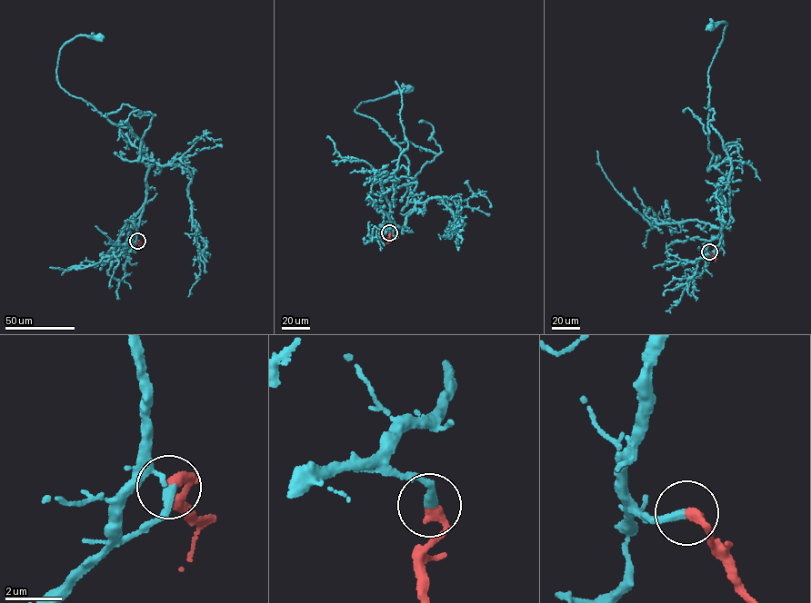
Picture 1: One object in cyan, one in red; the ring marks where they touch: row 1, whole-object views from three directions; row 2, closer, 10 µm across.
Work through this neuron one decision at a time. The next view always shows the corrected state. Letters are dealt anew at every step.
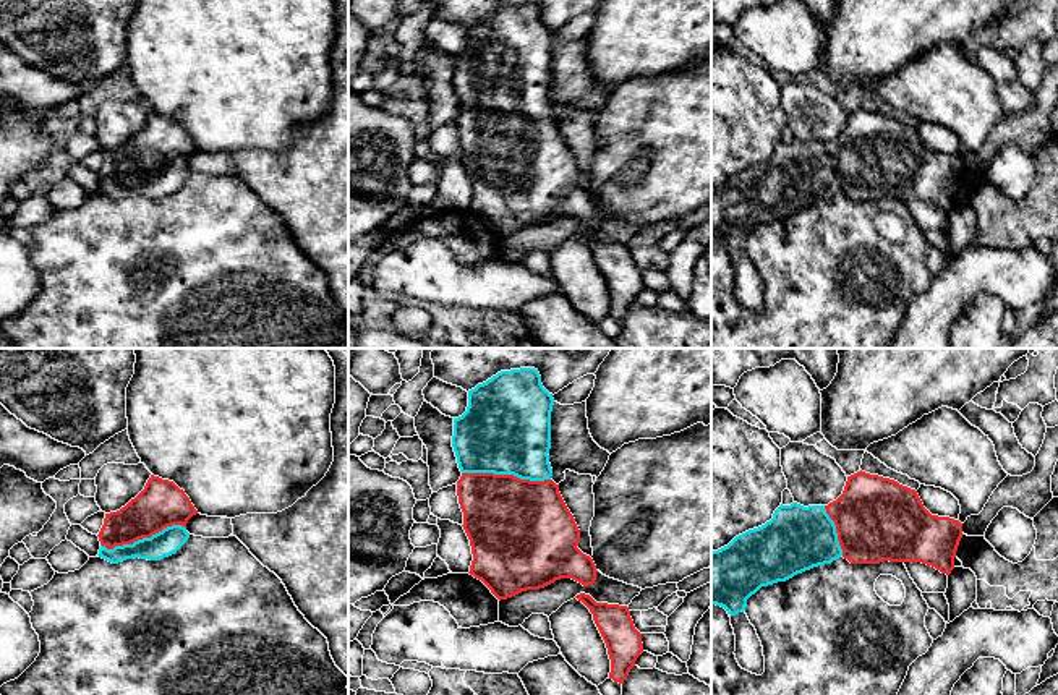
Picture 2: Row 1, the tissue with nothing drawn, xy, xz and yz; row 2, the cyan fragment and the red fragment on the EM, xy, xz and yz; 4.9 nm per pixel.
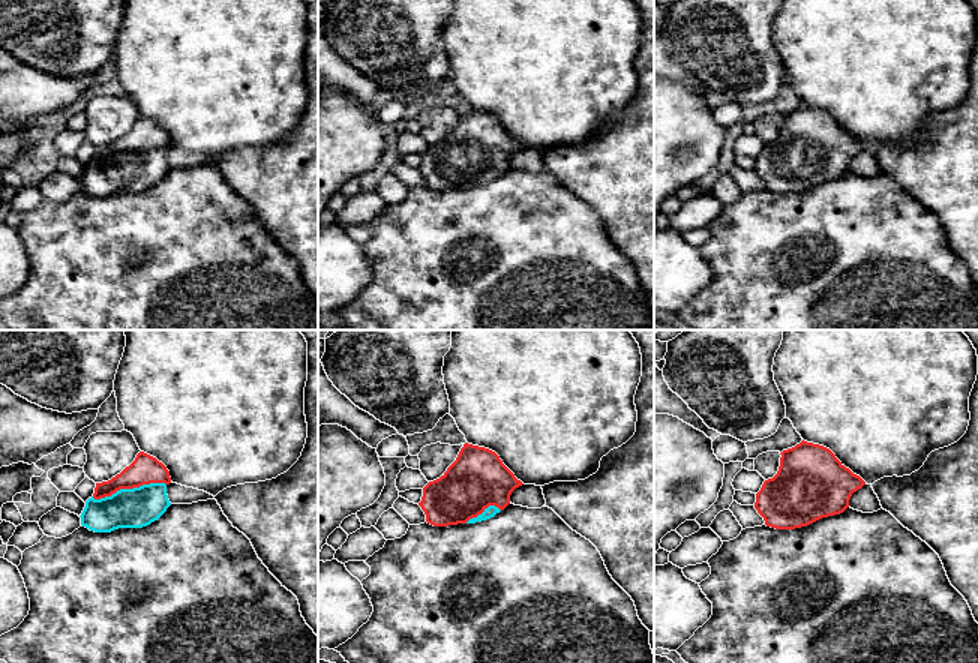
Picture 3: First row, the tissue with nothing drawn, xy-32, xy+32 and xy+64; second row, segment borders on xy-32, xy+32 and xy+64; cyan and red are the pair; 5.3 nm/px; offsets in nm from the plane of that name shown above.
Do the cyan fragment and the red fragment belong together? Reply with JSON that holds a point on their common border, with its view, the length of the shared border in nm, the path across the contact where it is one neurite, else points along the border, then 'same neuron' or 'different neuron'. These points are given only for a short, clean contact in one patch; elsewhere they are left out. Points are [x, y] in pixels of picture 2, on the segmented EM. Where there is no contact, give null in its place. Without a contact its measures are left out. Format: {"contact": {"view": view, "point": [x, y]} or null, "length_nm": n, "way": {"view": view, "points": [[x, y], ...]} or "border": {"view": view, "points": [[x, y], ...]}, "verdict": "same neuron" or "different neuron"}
{"contact": {"view": "xz", "point": [506, 473]}, "length_nm": 440, "verdict": "same neuron"}

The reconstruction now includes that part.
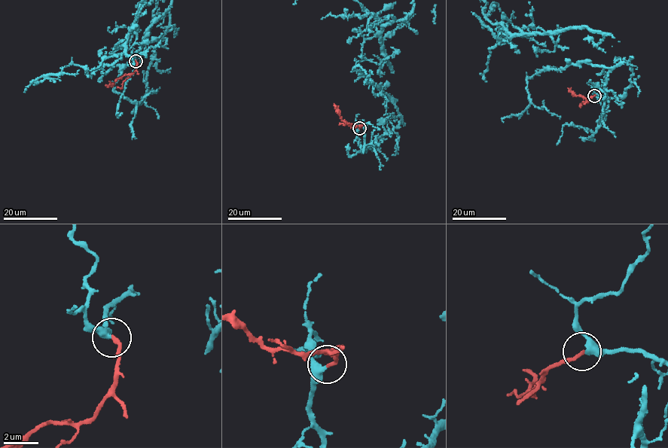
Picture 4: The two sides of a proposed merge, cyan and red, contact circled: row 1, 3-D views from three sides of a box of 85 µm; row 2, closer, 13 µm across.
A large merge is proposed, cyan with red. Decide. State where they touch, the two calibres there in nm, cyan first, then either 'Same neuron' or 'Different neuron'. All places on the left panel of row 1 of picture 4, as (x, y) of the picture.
Place: (135, 61). Thickness 320 nm (cyan) against 200 nm. Same neuron

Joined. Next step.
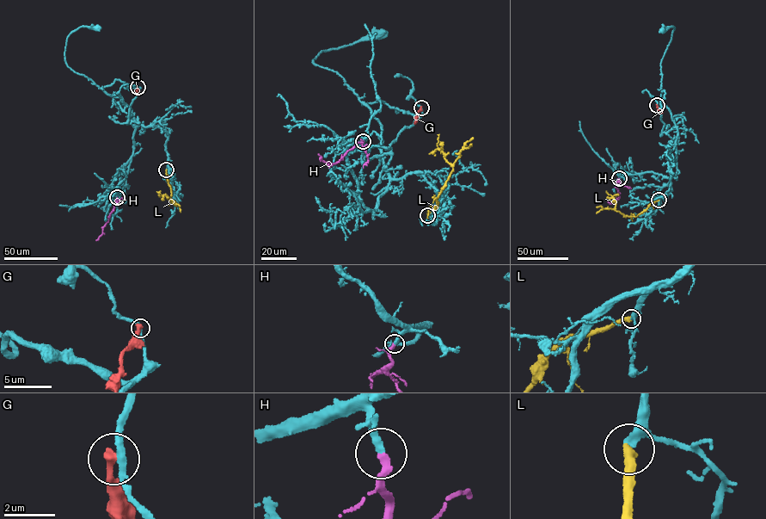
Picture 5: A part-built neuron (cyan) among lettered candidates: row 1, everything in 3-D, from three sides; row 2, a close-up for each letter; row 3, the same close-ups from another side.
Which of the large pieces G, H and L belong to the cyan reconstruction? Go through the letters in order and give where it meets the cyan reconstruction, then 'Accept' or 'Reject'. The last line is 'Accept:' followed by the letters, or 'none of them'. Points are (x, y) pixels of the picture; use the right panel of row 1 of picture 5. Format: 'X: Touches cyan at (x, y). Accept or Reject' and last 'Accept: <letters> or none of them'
G: Touches cyan at (657, 105). Reject
H: Touches cyan at (619, 178). Accept
L: Touches cyan at (658, 200). Accept
Accept: H, L

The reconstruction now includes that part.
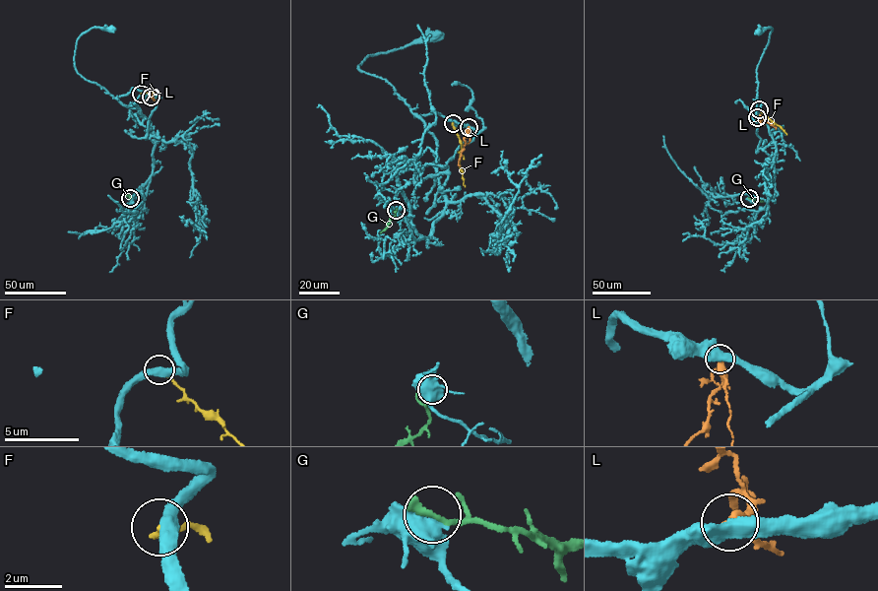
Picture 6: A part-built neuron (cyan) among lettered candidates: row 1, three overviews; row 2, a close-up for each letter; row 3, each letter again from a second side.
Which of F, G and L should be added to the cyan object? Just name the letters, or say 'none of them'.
none of them

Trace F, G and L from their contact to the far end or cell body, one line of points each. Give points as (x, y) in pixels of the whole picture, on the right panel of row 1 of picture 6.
F: (759, 109), (786, 135)
G: (749, 198), (763, 201)
L: (757, 116), (776, 129)

